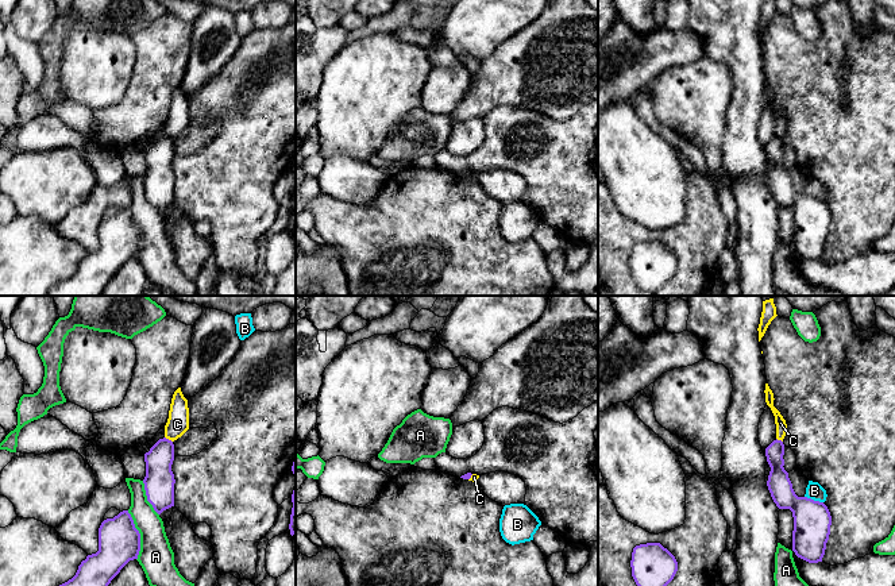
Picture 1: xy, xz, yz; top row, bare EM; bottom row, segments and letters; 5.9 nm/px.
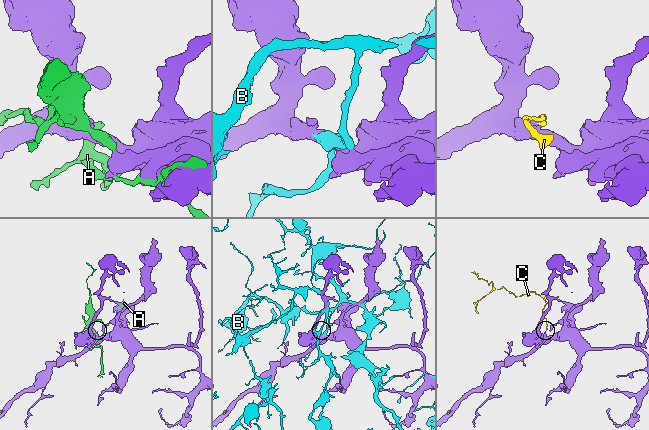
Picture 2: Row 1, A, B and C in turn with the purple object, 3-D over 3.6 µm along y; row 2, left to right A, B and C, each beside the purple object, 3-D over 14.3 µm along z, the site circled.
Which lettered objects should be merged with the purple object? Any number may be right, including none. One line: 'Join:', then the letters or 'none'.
Join: none

